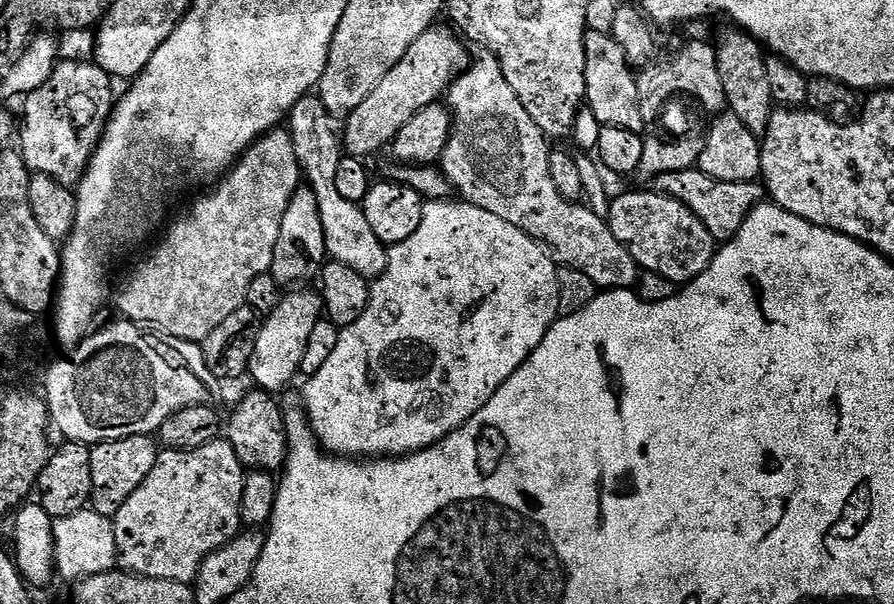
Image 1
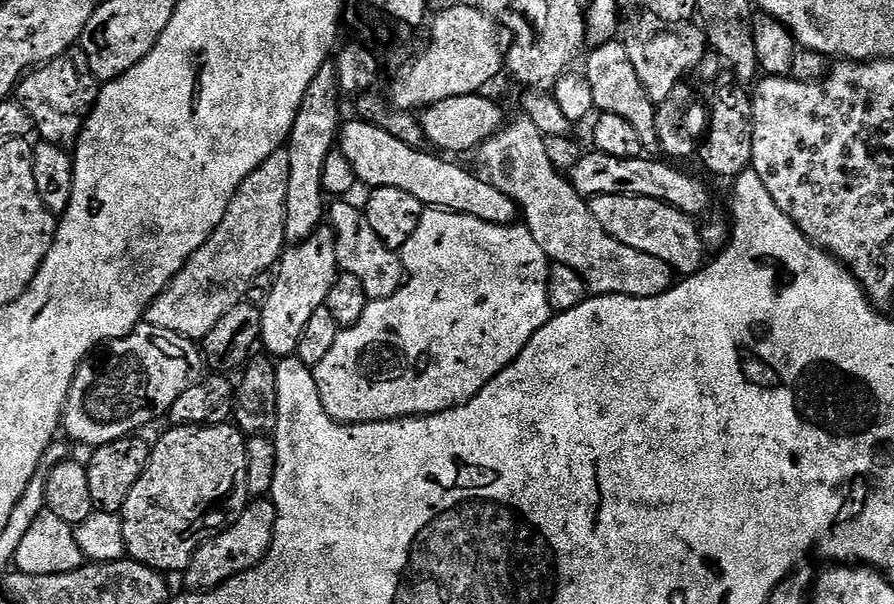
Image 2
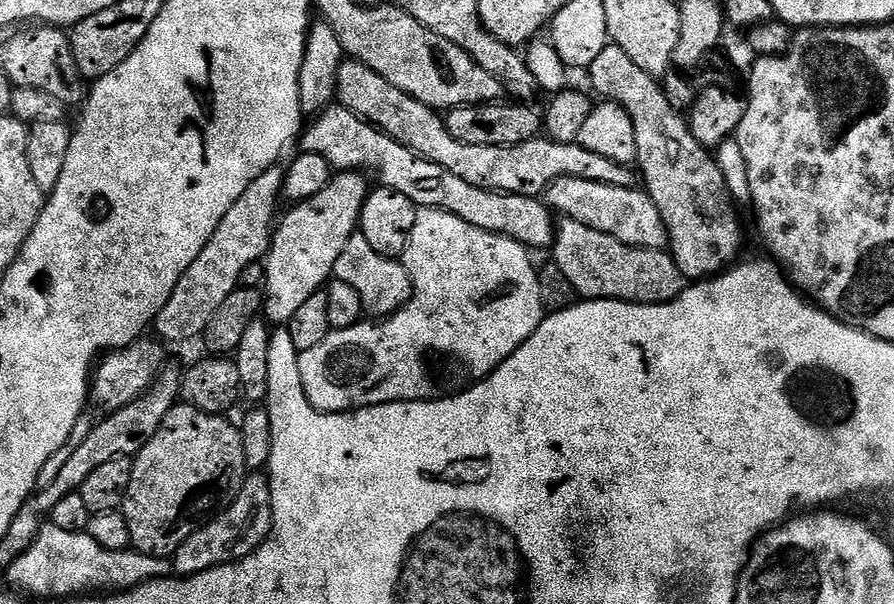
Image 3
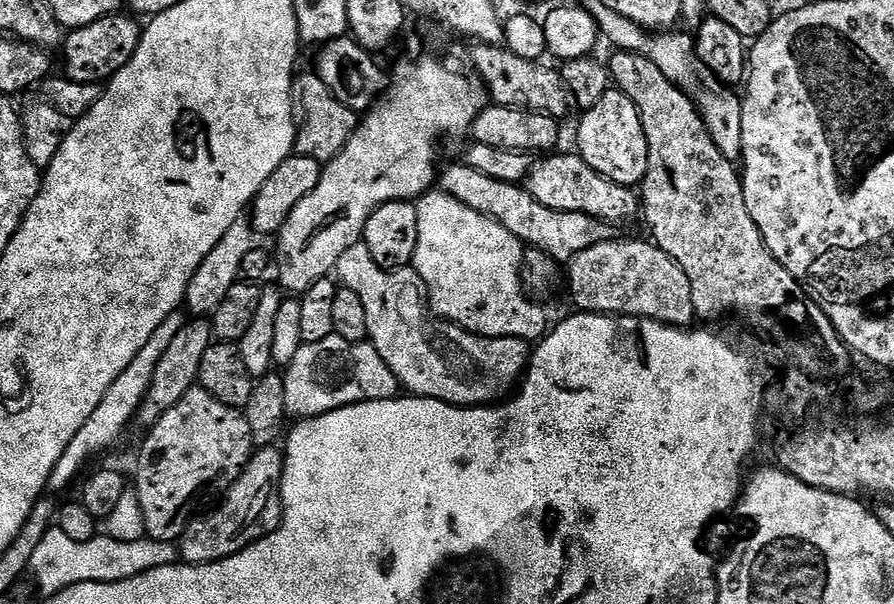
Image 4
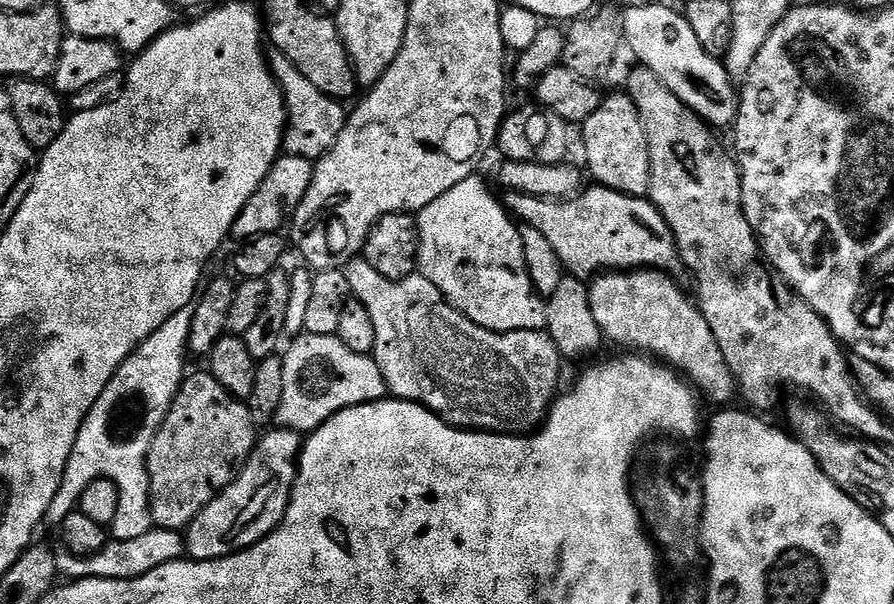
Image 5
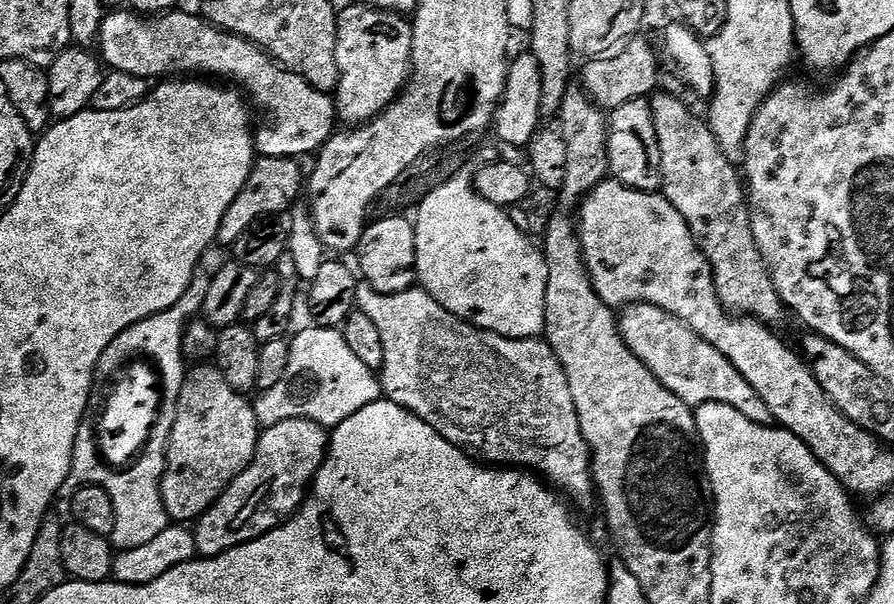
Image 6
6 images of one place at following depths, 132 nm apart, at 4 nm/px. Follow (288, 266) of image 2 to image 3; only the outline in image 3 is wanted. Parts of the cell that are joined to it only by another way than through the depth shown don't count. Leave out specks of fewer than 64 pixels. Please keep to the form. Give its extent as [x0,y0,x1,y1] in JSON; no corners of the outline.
[263,171,370,326]

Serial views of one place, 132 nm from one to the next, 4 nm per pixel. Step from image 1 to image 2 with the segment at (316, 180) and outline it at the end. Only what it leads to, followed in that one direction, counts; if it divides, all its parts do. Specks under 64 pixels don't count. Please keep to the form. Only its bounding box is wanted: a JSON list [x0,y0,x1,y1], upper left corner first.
[330,202,401,300]

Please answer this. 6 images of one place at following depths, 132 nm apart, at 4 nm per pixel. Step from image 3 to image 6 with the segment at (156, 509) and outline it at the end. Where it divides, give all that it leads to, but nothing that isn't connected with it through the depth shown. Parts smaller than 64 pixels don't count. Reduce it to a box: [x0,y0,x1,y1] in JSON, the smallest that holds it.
[162,366,262,522]

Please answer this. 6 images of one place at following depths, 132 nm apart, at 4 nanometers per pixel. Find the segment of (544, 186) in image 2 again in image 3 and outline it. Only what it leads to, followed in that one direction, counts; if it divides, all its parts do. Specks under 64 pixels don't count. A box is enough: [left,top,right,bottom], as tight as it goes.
[554,218,686,304]

